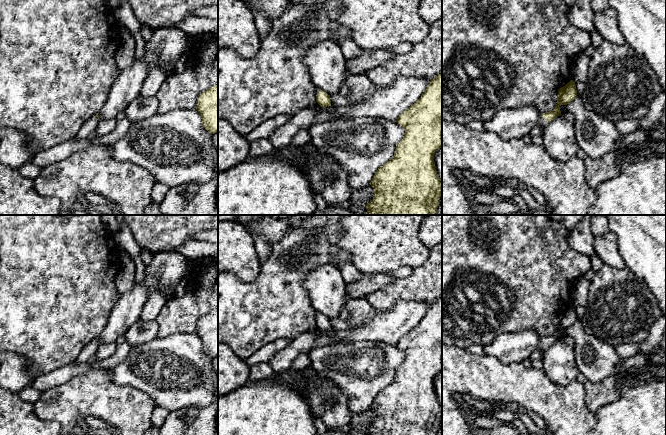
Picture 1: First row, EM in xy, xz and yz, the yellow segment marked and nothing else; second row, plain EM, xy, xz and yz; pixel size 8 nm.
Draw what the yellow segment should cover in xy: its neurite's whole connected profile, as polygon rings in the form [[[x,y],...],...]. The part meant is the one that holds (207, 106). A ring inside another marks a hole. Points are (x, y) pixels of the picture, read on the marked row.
[[[218,85],[199,95],[196,110],[202,118],[203,127],[212,134],[218,132]]]

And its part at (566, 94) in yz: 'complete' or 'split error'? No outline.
split error

